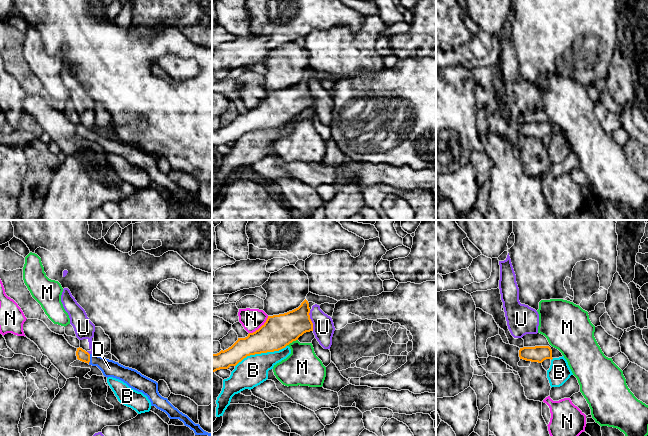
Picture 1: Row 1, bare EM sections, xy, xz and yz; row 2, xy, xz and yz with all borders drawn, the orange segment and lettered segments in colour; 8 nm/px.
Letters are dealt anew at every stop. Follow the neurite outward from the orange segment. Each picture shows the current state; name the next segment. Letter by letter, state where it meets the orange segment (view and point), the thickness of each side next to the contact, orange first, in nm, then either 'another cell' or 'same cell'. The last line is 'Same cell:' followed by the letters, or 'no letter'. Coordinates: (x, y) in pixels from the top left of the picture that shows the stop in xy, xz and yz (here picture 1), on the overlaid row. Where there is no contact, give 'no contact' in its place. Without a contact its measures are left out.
B: contact xz (260, 353); calibres 260 and 240 nm; another cell
D: contact xy (89, 359); calibres 90 and 140 nm; same cell
M: contact xz (291, 342); calibres 260 and 300 nm; another cell
N: contact xz (260, 327); calibres 260 and 180 nm; another cell
U: contact xz (310, 320); calibres 260 and 180 nm; another cell
Same cell: D

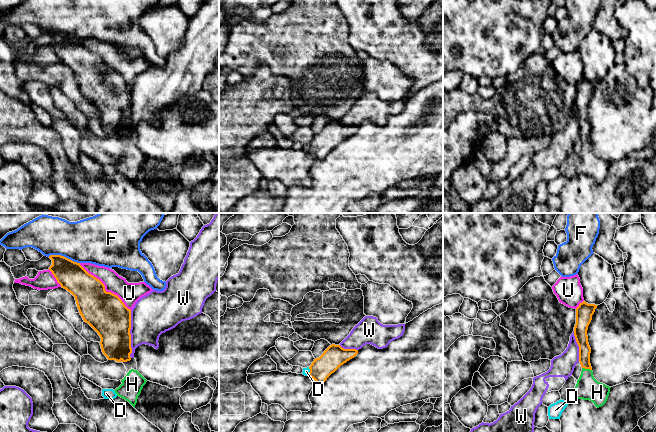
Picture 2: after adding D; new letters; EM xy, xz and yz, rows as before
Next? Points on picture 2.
D: contact xz (310, 371); calibres 180 and 50 nm; another cell
F: contact xy (63, 256); calibres 220 and 360 nm; another cell
H: contact yz (587, 368); calibres 100 and 190 nm; same cell
U: contact xy (104, 288); calibres 320 and 170 nm; another cell
W: contact xy (130, 334); calibres 320 and 340 nm; another cell
Same cell: H

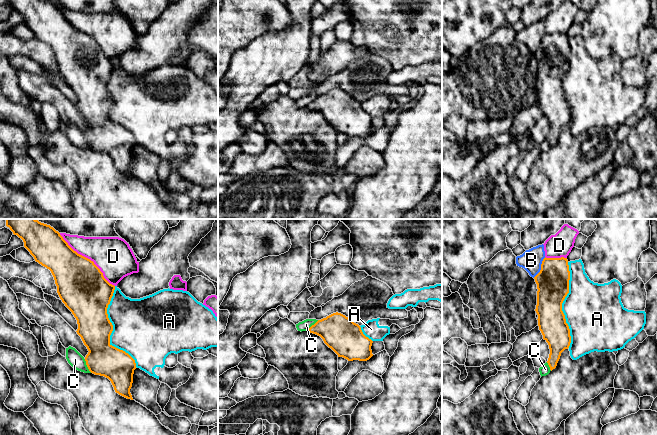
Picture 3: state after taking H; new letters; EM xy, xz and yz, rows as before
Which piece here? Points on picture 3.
A: contact xy (112, 330); calibres 280 and 480 nm; another cell
B: contact yz (541, 267); calibres 260 and 170 nm; another cell
C: contact xy (87, 366); calibres 260 and 120 nm; another cell
D: contact xy (87, 258); calibres 400 and 300 nm; another cell
Same cell: no letter

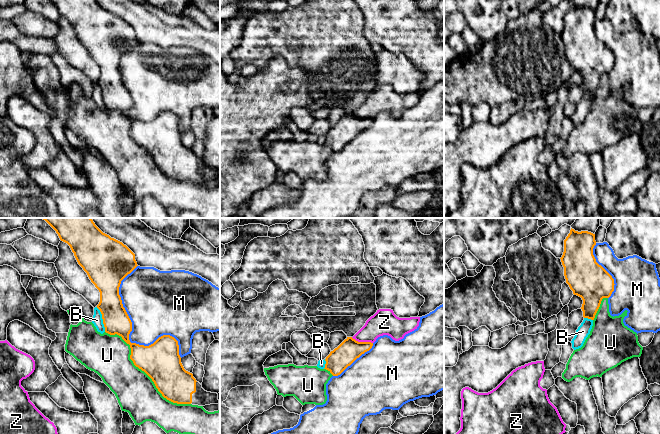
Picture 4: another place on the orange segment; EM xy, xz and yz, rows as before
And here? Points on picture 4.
B: contact xy (102, 318); calibres 200 and 90 nm; another cell
M: contact xy (128, 335); calibres 200 and 360 nm; another cell
U: contact xy (143, 370); calibres 300 and 320 nm; another cell
Z: contact xz (362, 342); calibres 180 and 200 nm; another cell
Same cell: no letter

